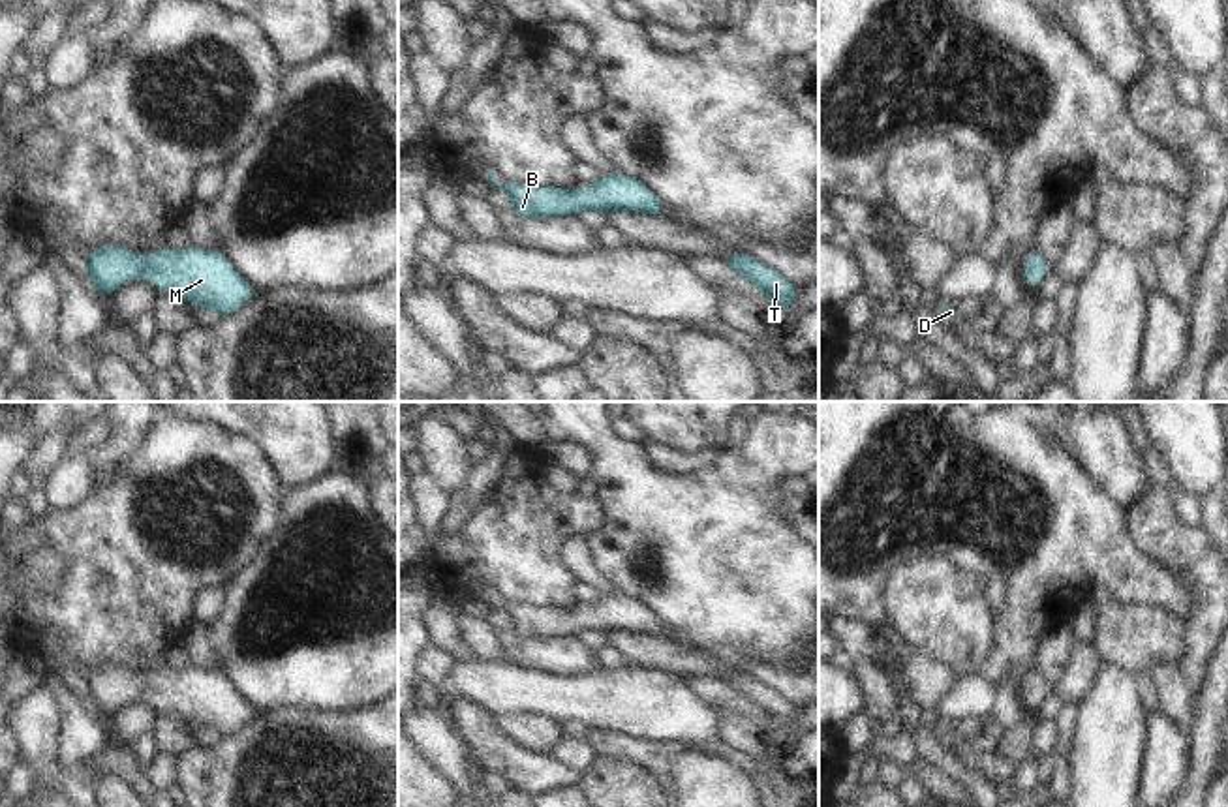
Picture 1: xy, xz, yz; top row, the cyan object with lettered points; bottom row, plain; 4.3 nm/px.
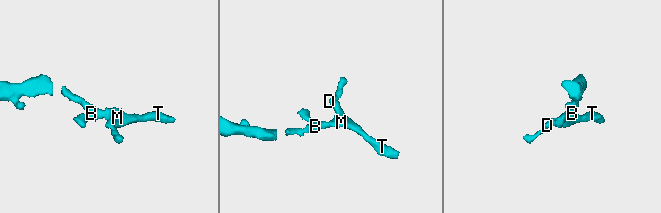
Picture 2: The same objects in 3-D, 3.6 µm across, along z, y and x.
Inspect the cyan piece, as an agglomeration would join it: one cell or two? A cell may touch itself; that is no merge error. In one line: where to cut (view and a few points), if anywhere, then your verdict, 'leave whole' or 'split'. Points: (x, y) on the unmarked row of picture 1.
cut none; leave whole

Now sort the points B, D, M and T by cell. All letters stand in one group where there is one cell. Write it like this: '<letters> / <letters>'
B D M T

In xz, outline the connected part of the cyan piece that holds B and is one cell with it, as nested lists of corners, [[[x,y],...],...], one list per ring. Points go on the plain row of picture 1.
[[[486,591],[490,606],[501,608],[516,638],[556,638],[578,634],[580,631],[635,631],[638,634],[661,636],[659,619],[635,597],[622,597],[616,591],[599,597],[597,604],[567,612],[563,608],[535,610],[530,604],[499,604],[492,591]]]

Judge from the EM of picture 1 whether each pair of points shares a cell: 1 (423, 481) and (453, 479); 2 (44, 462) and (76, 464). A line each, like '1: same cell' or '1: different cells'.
1: different cells
2: different cells

